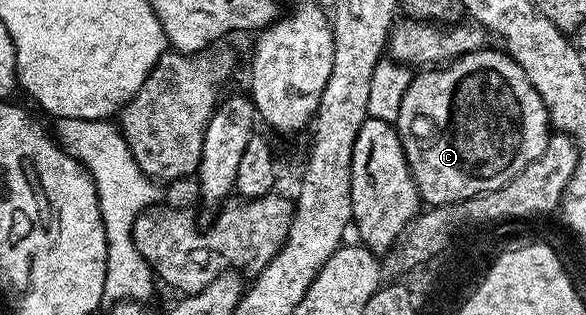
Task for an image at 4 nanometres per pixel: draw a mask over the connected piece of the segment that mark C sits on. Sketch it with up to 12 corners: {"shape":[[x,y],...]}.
{"shape":[[502,49],[412,77],[393,123],[419,197],[451,206],[546,150]]}

